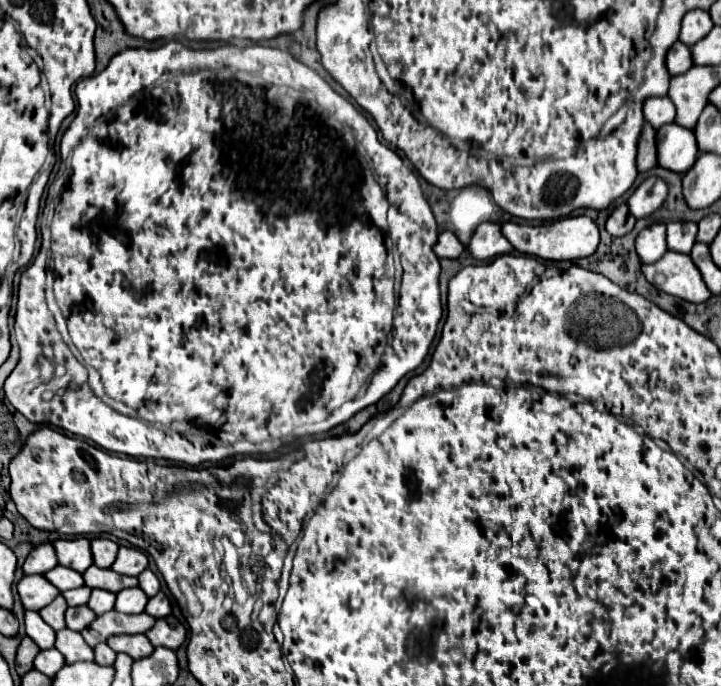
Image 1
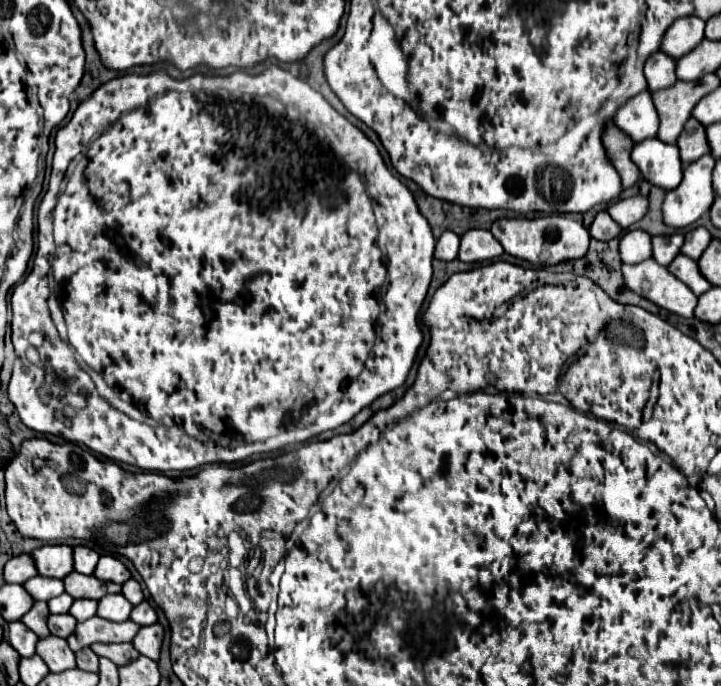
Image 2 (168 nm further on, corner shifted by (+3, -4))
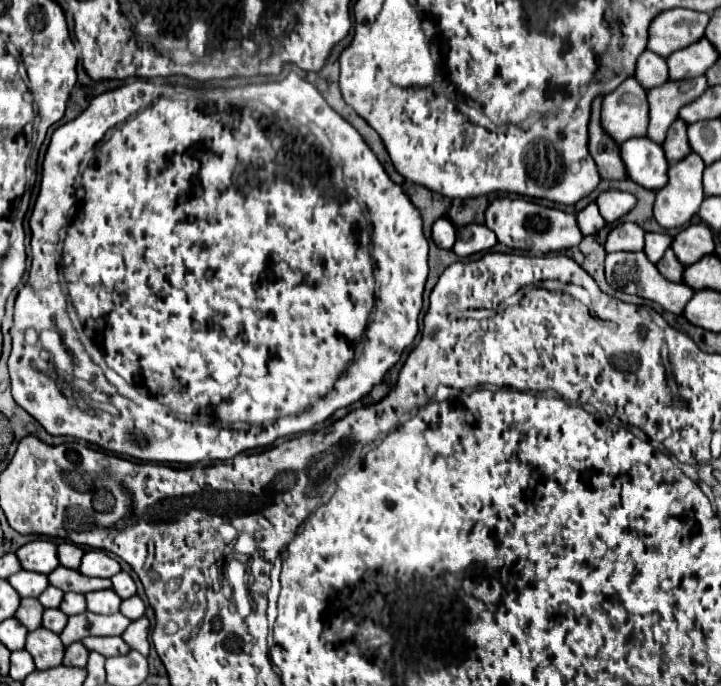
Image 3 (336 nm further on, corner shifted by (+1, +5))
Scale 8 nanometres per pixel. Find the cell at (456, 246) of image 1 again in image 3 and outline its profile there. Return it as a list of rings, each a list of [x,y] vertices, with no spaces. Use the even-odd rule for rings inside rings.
[[[446,218],[436,220],[432,226],[432,240],[436,242],[436,246],[450,250],[456,242],[456,226]]]

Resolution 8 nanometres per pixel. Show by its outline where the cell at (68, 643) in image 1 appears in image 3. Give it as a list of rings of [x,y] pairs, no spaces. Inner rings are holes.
[[[44,628],[30,632],[26,640],[26,650],[32,654],[38,670],[60,666],[64,660],[64,648],[66,646],[60,644],[60,636]]]

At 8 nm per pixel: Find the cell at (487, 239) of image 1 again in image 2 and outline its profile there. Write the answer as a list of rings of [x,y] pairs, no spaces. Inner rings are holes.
[[[470,229],[462,235],[458,259],[464,263],[474,261],[492,261],[504,253],[502,245],[486,229]]]

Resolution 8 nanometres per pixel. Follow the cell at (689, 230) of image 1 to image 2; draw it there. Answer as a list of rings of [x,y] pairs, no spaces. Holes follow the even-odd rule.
[[[674,233],[670,237],[652,237],[652,257],[660,265],[670,265],[670,261],[680,253],[684,237],[680,233]]]

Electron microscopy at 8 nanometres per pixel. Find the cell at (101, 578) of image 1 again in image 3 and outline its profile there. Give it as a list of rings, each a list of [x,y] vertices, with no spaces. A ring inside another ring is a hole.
[[[58,566],[54,572],[50,572],[48,580],[52,586],[56,586],[64,592],[88,594],[94,590],[112,588],[112,582],[108,578],[88,578],[80,570],[72,570],[72,568],[64,568],[64,566]]]

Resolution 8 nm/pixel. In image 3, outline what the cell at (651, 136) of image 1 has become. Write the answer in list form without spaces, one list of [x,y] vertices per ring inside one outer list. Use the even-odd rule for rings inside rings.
[[[602,96],[592,102],[592,116],[590,116],[590,154],[598,164],[598,172],[604,180],[626,180],[626,168],[620,160],[620,146],[612,140],[602,124],[600,124],[600,108]]]

